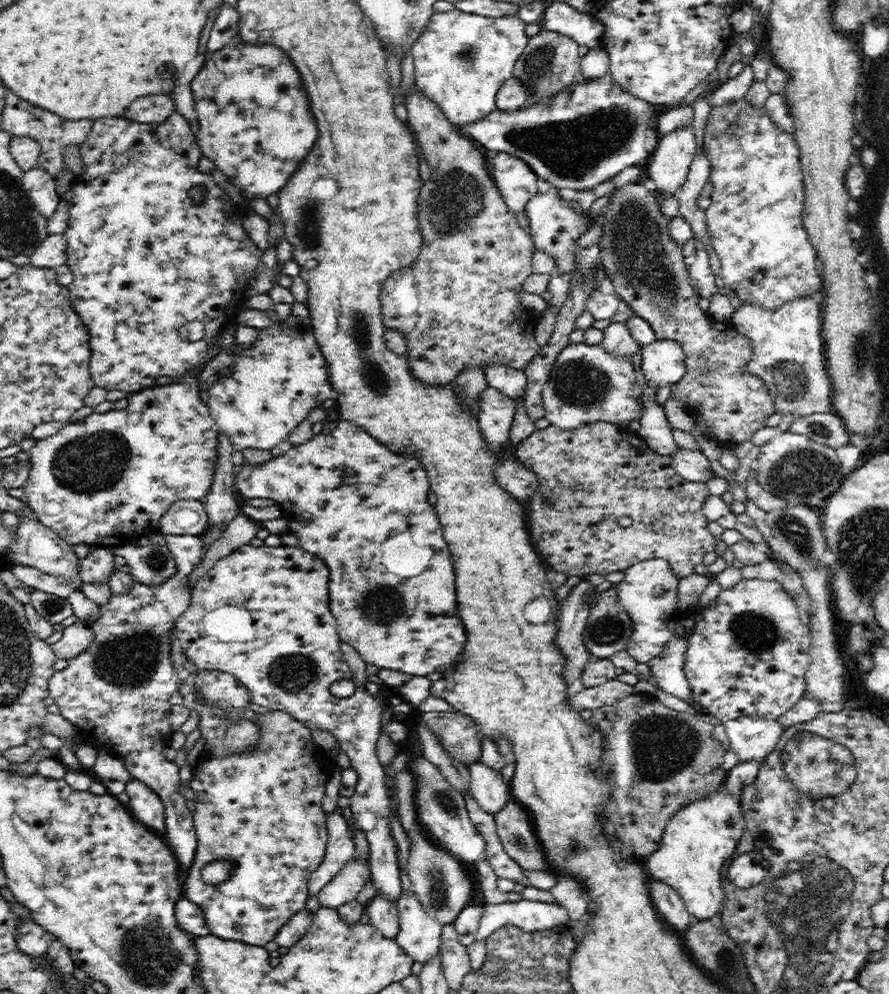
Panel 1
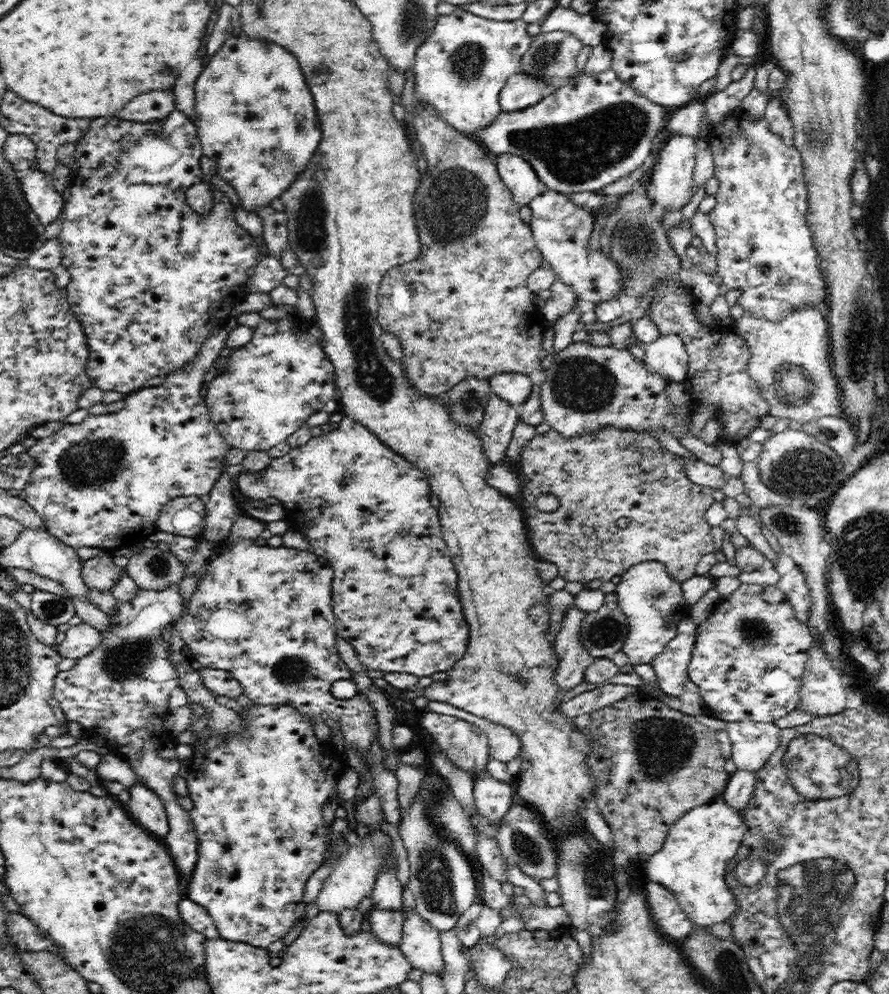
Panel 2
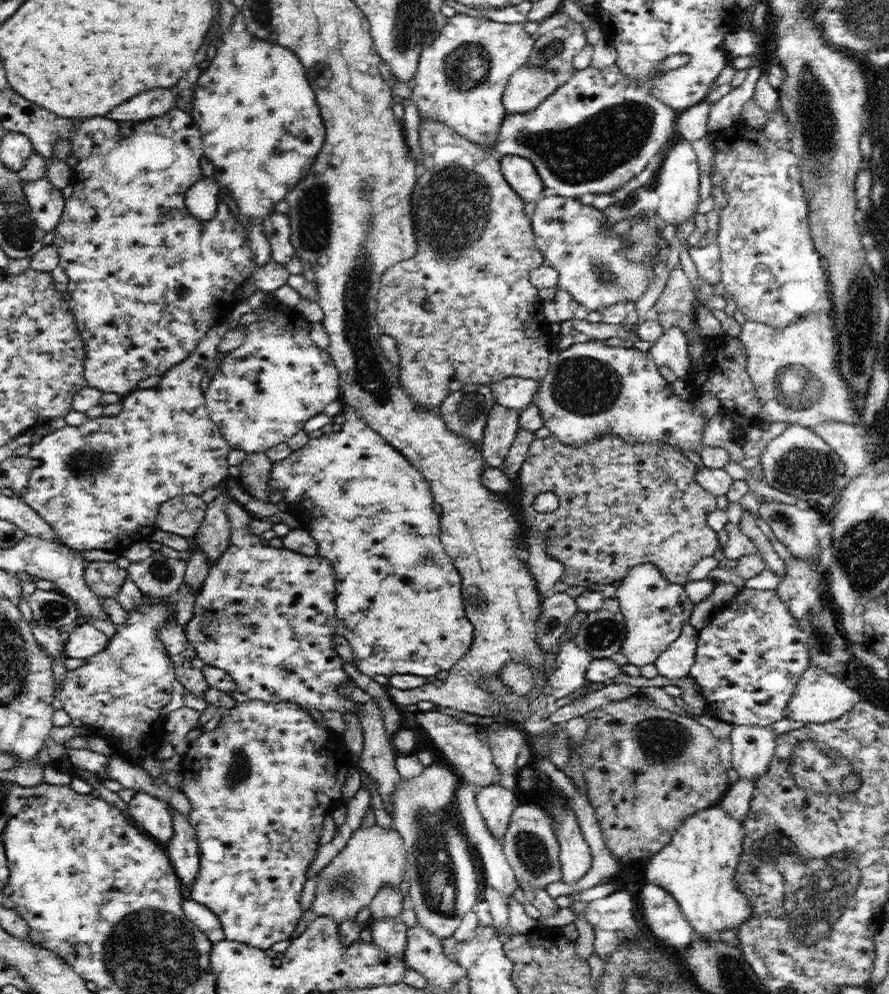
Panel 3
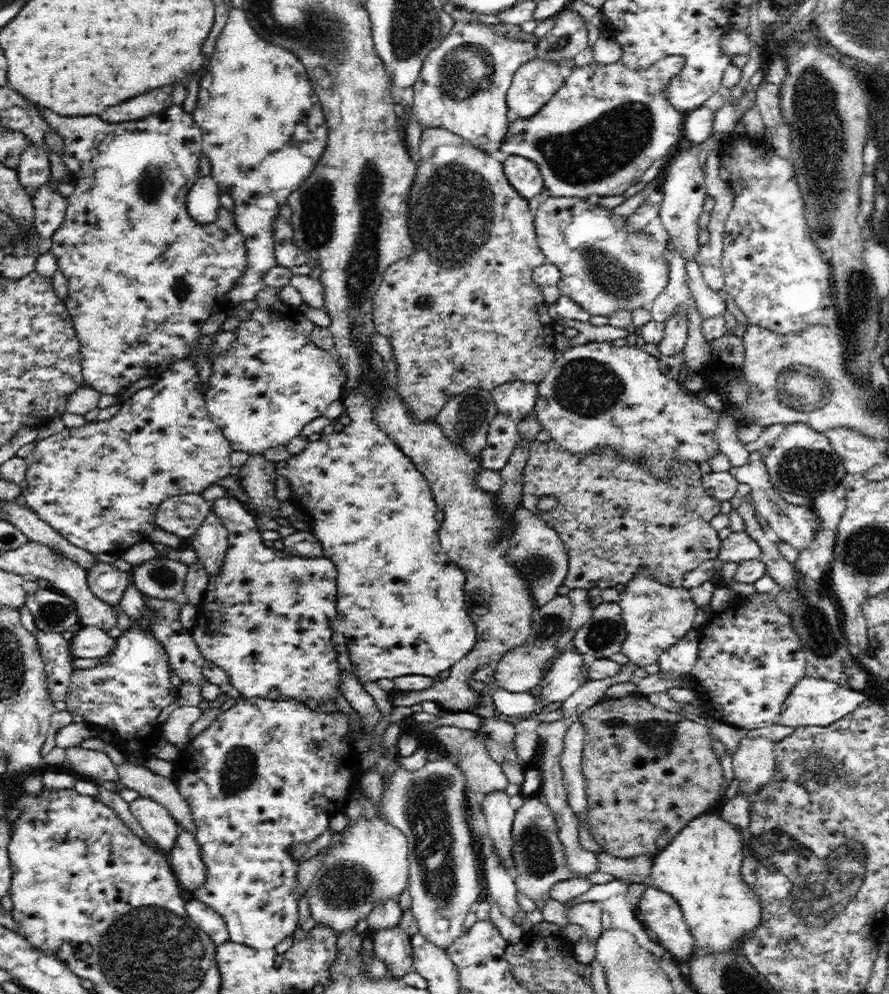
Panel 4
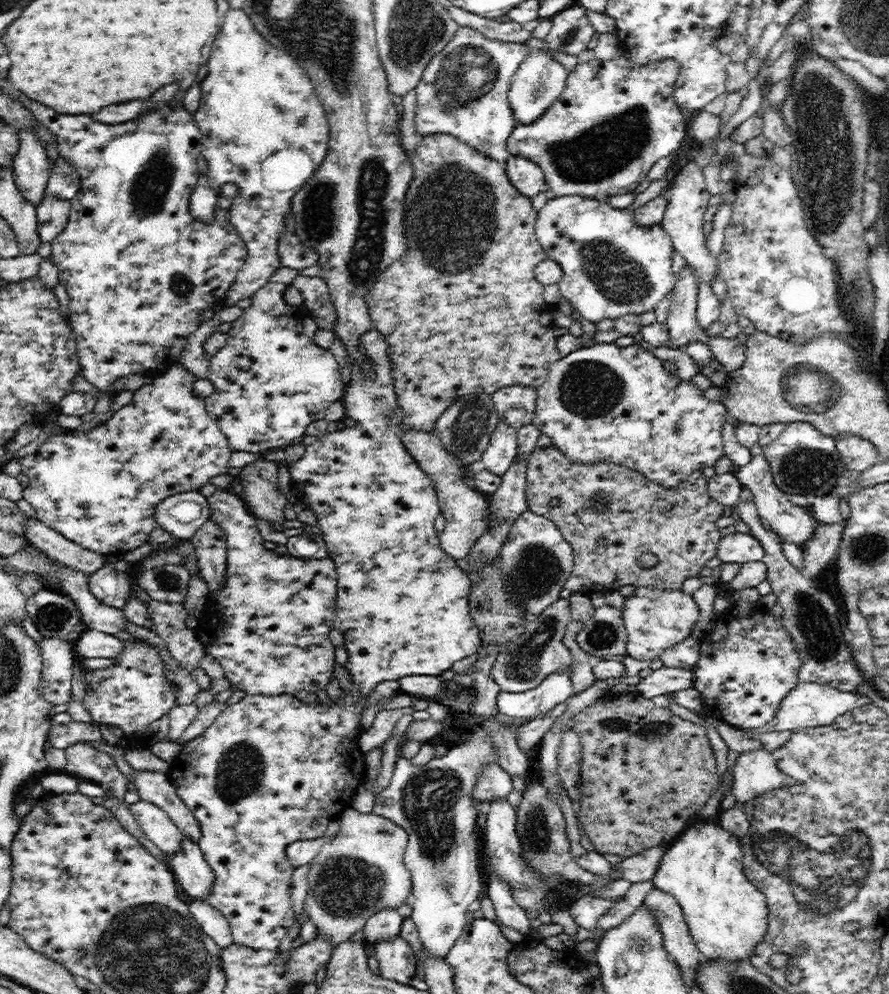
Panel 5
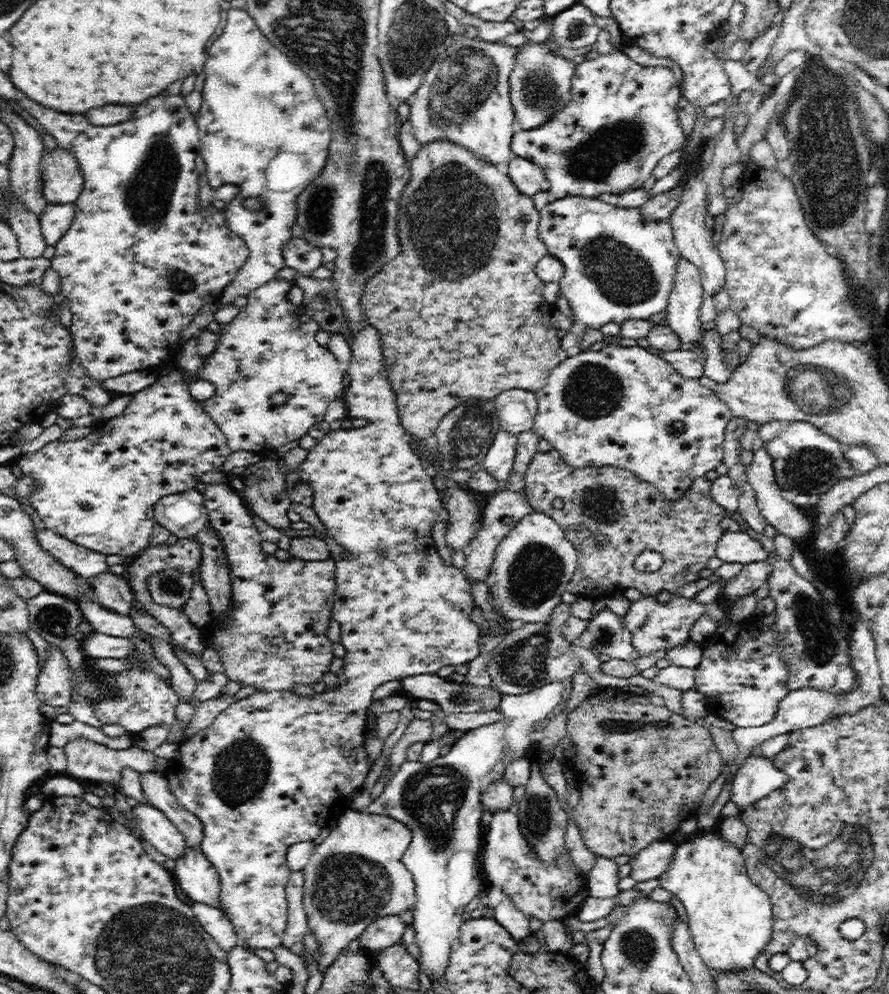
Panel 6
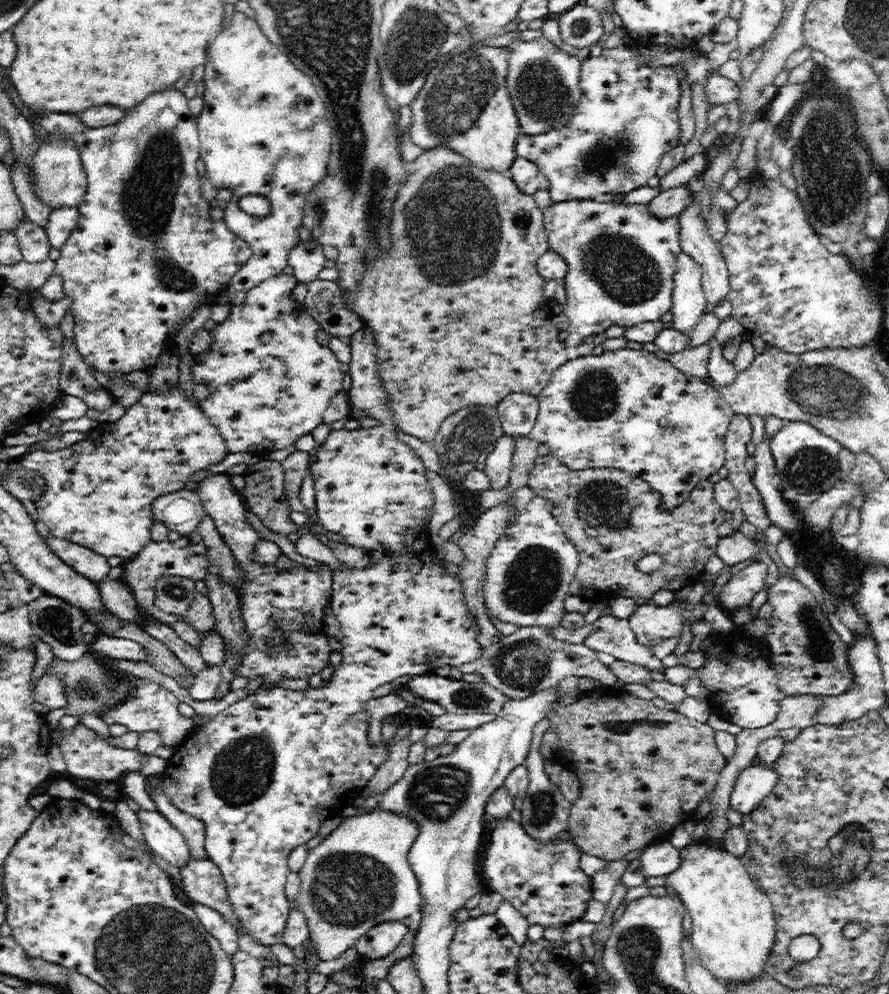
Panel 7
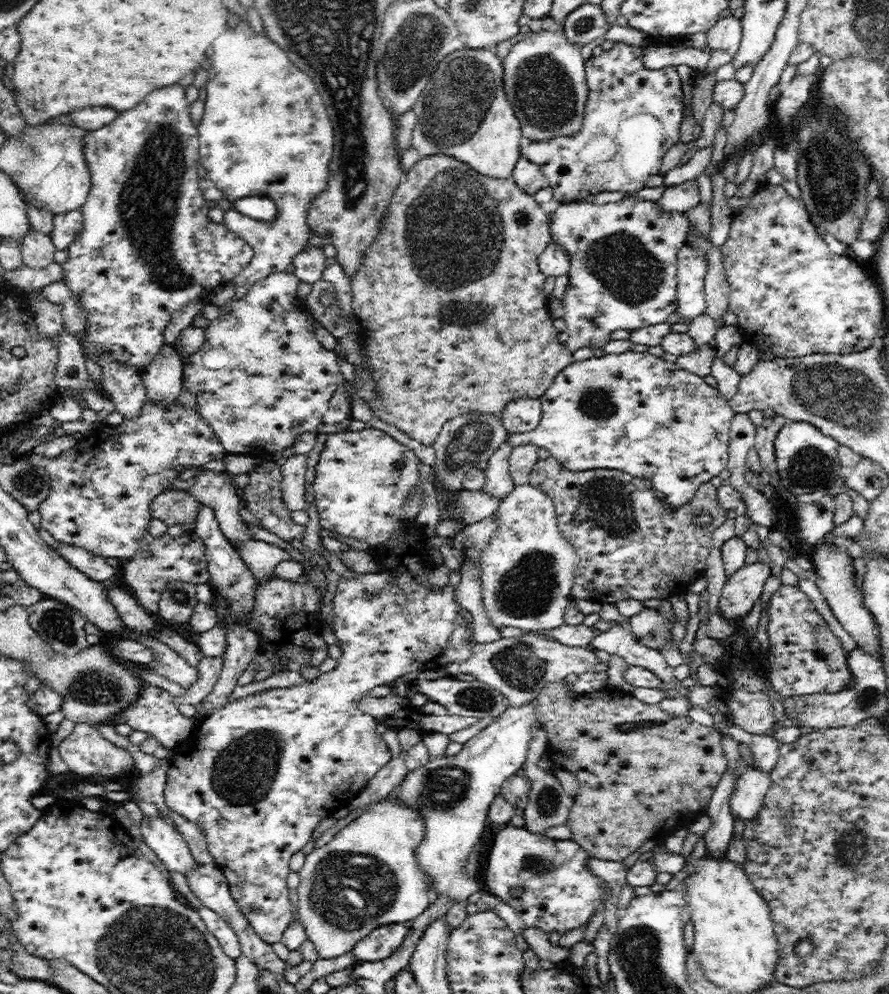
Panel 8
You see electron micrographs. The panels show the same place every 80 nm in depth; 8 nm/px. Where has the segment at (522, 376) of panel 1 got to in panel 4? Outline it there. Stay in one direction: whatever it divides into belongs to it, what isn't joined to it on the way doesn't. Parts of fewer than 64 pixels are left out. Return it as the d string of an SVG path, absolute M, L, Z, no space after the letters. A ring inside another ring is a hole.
M520 382L498 385L491 390L491 396L499 415L518 424L532 416L538 398L537 385Z

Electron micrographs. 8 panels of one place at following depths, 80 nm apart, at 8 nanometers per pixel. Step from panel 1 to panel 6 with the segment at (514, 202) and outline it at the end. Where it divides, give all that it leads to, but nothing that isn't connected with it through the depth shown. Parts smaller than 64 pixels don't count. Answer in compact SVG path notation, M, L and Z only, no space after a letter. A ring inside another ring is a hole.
M514 156L508 164L509 175L514 186L528 196L537 192L546 192L550 188L545 172L536 163L518 156Z

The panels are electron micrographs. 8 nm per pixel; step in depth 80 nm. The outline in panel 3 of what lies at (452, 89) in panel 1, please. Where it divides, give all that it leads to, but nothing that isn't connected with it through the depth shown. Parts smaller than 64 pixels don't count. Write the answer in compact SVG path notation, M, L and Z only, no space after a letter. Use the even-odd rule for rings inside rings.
M460 9L449 19L441 36L420 58L418 70L410 84L411 99L416 102L421 120L442 123L474 144L493 151L507 117L503 94L514 71L529 62L537 39L524 31L523 23L507 25L490 18L477 19Z

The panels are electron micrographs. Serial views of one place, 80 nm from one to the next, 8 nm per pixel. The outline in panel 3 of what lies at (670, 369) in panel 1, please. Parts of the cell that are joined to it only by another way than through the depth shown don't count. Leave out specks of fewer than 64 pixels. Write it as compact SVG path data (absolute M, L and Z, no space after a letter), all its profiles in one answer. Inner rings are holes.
M679 324L663 328L663 335L651 345L649 354L657 365L667 365L678 379L686 380L691 376L693 366L688 363L688 337Z

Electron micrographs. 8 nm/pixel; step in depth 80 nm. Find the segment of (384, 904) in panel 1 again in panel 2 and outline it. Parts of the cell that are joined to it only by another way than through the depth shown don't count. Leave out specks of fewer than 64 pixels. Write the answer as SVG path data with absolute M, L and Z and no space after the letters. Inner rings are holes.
M372 910L367 917L374 939L389 948L401 948L404 925L406 924L406 916L402 912L376 913Z

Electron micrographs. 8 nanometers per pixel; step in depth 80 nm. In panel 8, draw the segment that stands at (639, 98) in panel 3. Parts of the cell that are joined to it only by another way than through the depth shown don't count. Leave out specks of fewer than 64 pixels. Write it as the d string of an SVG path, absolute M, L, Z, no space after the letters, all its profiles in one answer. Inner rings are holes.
M616 41L616 44L609 50L604 50L602 54L597 57L590 57L586 61L586 75L590 87L589 106L585 116L584 130L578 134L573 134L572 137L558 137L548 142L541 142L541 144L531 144L531 142L525 143L523 146L523 154L526 155L530 162L534 162L546 175L548 185L553 188L554 199L557 201L565 200L570 202L574 196L578 196L580 192L584 190L606 190L610 192L626 192L632 193L633 191L642 190L646 184L648 178L656 176L662 168L662 157L671 146L674 146L680 141L680 124L684 120L684 110L686 110L686 104L684 103L684 90L682 90L682 78L678 75L677 67L674 64L669 64L662 69L654 68L653 71L644 68L643 58L646 49L656 45L656 42L651 42L649 46L634 46L626 44L624 42Z

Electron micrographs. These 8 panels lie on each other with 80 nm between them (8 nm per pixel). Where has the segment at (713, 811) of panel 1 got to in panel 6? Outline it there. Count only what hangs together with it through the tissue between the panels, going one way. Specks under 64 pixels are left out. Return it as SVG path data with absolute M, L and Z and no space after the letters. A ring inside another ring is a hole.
M710 829L704 830L703 832L695 832L685 842L681 843L677 848L673 865L666 871L666 874L660 876L659 881L664 889L674 894L674 898L677 900L688 918L689 918L689 933L690 938L694 941L695 950L698 952L699 958L706 965L712 976L720 978L720 976L730 976L734 973L746 973L756 969L758 958L766 952L766 946L770 946L773 937L773 922L774 912L771 899L769 895L766 895L751 879L748 875L748 869L746 861L741 855L741 852L734 847L730 847L722 837L718 834L717 830Z

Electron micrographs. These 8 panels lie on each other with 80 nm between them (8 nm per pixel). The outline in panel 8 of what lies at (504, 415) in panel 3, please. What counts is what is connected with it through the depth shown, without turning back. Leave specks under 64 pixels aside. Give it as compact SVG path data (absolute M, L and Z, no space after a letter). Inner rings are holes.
M502 444L492 457L488 458L489 466L485 470L485 482L479 492L490 495L492 500L502 502L516 486L509 474L509 457L512 447Z

